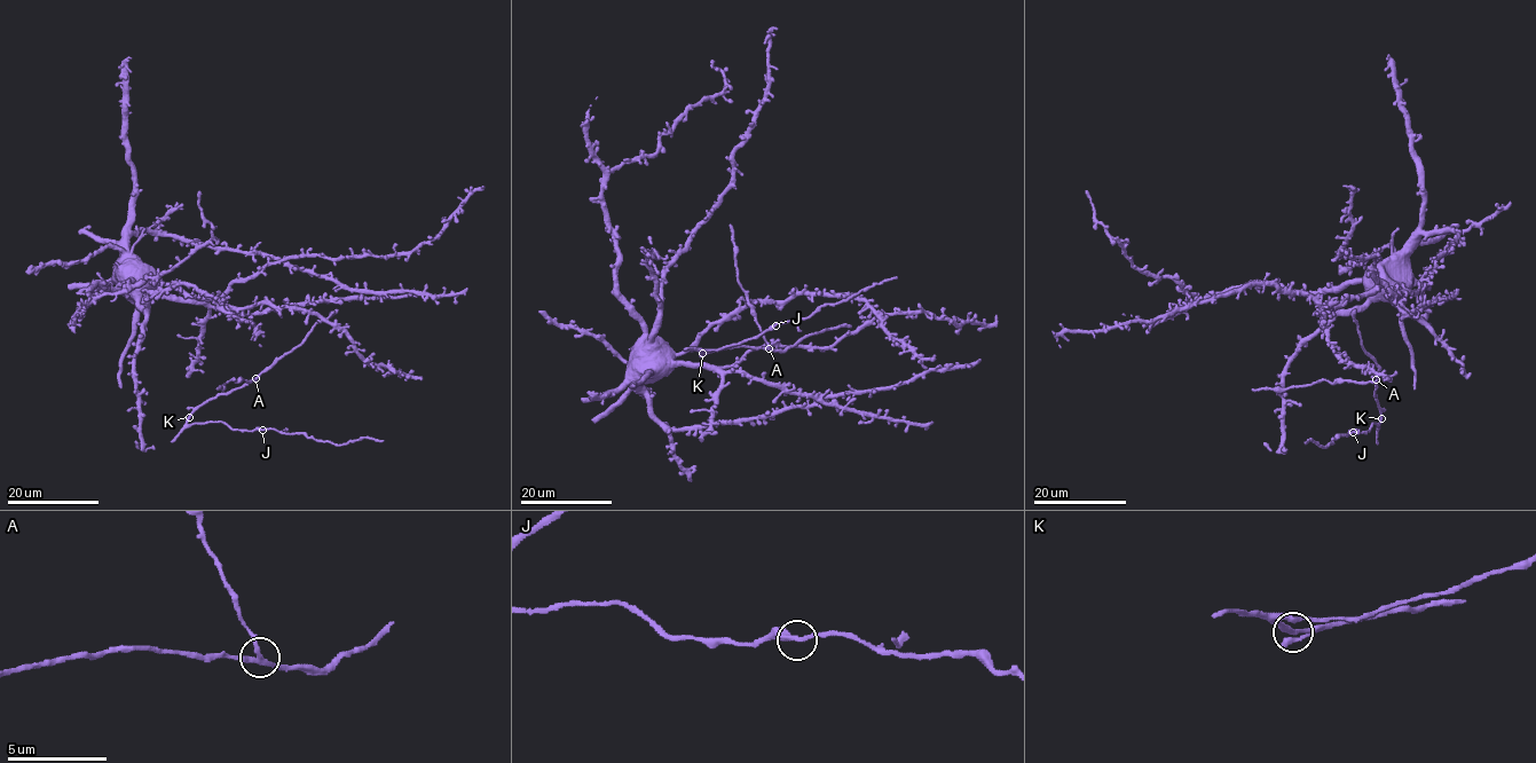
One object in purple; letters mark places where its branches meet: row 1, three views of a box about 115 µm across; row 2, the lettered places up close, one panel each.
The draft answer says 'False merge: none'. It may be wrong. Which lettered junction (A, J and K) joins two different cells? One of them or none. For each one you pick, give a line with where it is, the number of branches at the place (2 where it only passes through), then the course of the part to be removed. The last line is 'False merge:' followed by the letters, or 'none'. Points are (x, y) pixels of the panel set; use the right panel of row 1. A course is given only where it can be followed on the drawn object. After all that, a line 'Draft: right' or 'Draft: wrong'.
A: Place: (1376, 379). Branches: 3. Course of the part to remove: (1377, 379), (1331, 383), (1320, 379), (1305, 386), (1251, 390)
False merge: A
Draft: wrong

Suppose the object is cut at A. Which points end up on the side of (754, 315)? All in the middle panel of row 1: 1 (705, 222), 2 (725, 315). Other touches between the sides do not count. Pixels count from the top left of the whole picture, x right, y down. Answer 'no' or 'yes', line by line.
1: no
2: no

